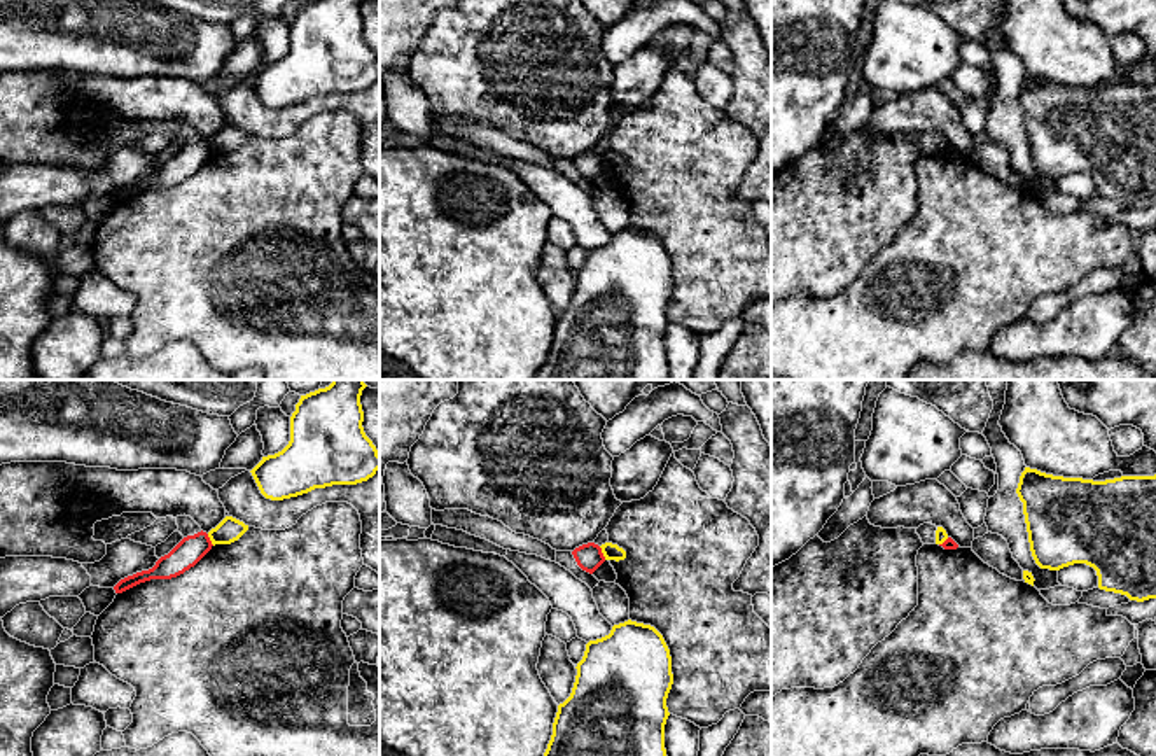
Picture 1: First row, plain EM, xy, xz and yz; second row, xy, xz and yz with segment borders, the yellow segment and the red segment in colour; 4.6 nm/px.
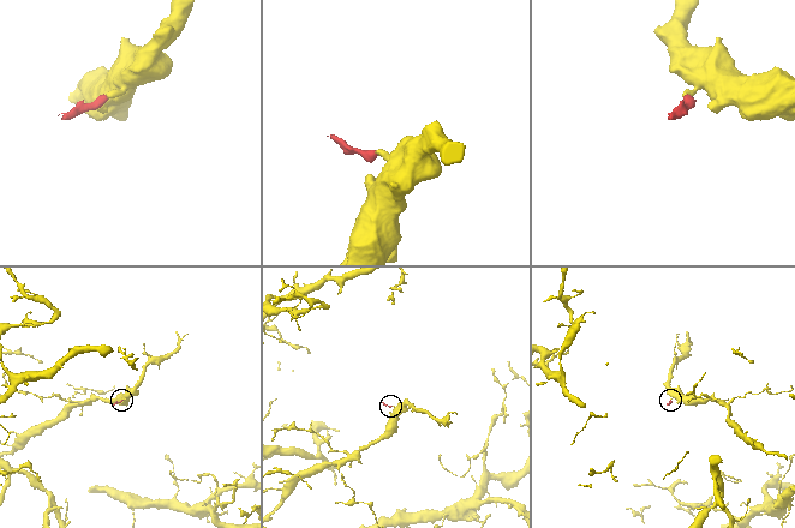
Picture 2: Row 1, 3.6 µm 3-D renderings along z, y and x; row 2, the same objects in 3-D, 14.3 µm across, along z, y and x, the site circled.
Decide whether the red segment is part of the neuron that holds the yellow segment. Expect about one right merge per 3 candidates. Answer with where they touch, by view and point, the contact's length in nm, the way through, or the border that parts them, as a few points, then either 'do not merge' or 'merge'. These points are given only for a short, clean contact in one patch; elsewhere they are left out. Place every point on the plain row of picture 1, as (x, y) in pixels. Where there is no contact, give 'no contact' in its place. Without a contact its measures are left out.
meets yellow in xz at (602, 160); contact 70 nm long; border along xz (598, 154), (605, 167); do not merge

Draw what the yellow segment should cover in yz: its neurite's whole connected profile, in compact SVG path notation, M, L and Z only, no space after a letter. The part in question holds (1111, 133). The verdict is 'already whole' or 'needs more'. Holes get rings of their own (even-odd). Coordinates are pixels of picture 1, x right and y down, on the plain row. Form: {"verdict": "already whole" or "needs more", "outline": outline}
{"verdict": "already whole", "outline": "M1025 75L1016 102L1023 110L1030 159L1041 177L1086 172L1097 178L1100 198L1137 210L1156 206L1156 82L1093 89Z"}

